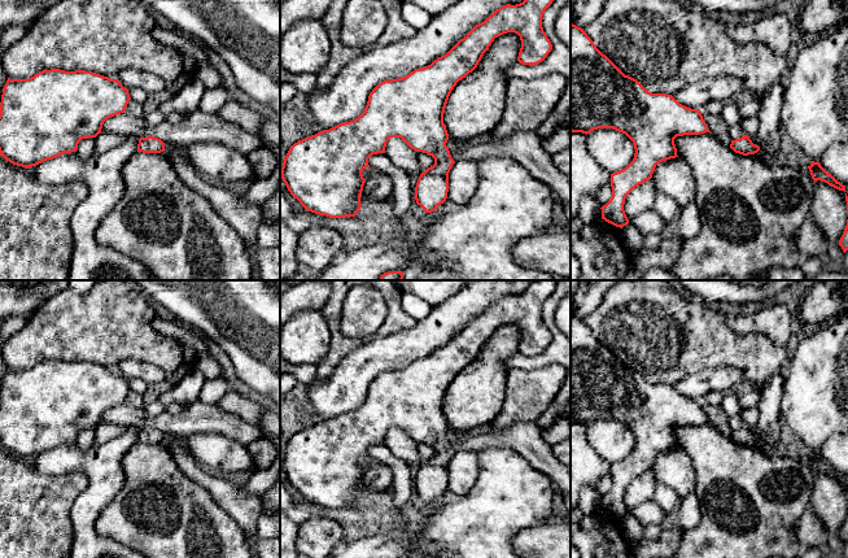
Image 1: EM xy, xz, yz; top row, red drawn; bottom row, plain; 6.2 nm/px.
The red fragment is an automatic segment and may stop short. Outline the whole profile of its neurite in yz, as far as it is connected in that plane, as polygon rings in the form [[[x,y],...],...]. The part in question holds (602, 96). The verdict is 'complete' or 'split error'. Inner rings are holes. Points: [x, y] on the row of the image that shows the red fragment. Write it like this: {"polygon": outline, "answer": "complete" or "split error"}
{"polygon": [[[571,25],[571,132],[590,134],[598,128],[613,128],[625,134],[634,144],[634,158],[622,170],[611,174],[612,197],[603,205],[602,219],[622,228],[629,223],[624,210],[626,196],[639,184],[650,180],[657,164],[676,158],[674,139],[683,135],[711,132],[701,112],[679,104],[672,95],[648,92],[637,79],[625,75],[606,55],[603,55],[583,29]]], "answer": "complete"}

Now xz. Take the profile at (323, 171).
{"polygon": [[[524,0],[516,5],[501,6],[430,65],[415,69],[403,78],[379,83],[370,93],[364,112],[358,118],[294,143],[280,169],[281,179],[290,195],[307,212],[329,218],[355,217],[362,208],[360,195],[366,183],[362,171],[370,167],[368,158],[372,154],[385,153],[390,138],[401,138],[415,152],[434,158],[434,165],[420,174],[414,199],[425,213],[436,212],[437,206],[447,199],[449,173],[455,164],[446,147],[449,134],[443,123],[451,91],[459,80],[477,67],[494,39],[507,32],[520,36],[521,48],[517,57],[520,64],[532,66],[542,62],[552,49],[542,27],[543,13],[552,1]]], "answer": "complete"}

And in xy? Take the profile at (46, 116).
{"polygon": [[[43,70],[29,79],[8,78],[0,103],[0,156],[22,167],[77,152],[82,139],[101,134],[104,122],[124,113],[131,100],[118,79],[86,71]]], "answer": "complete"}

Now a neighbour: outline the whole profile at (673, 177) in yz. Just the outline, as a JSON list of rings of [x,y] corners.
[[[678,157],[657,164],[651,180],[656,192],[674,199],[681,209],[695,199],[694,174],[690,166]]]

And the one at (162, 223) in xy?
[[[136,152],[122,169],[124,193],[100,222],[95,239],[147,266],[159,280],[252,280],[255,271],[252,249],[211,204],[192,191],[178,175],[165,152]]]

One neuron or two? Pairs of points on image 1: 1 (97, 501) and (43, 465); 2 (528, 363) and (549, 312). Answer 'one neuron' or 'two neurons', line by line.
1: one neuron
2: one neuron

